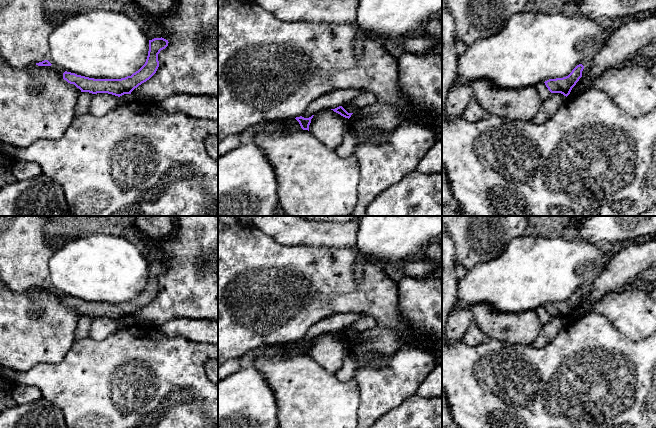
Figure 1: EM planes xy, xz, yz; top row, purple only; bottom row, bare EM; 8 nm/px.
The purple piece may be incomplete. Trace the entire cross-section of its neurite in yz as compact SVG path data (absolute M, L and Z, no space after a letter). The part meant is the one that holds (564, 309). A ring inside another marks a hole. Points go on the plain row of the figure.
M579 288L568 300L563 302L549 303L544 307L551 317L561 317L567 321L570 318L572 312L582 301L583 293L584 290Z

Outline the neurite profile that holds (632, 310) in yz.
M643 285L627 286L623 289L607 293L596 301L590 309L585 308L585 302L582 299L571 316L577 313L582 313L583 316L589 313L602 314L630 341L643 340L656 331L656 300L651 297L651 292Z

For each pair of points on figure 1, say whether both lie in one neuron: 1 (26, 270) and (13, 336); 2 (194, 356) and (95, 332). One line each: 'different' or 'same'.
1: different
2: different

